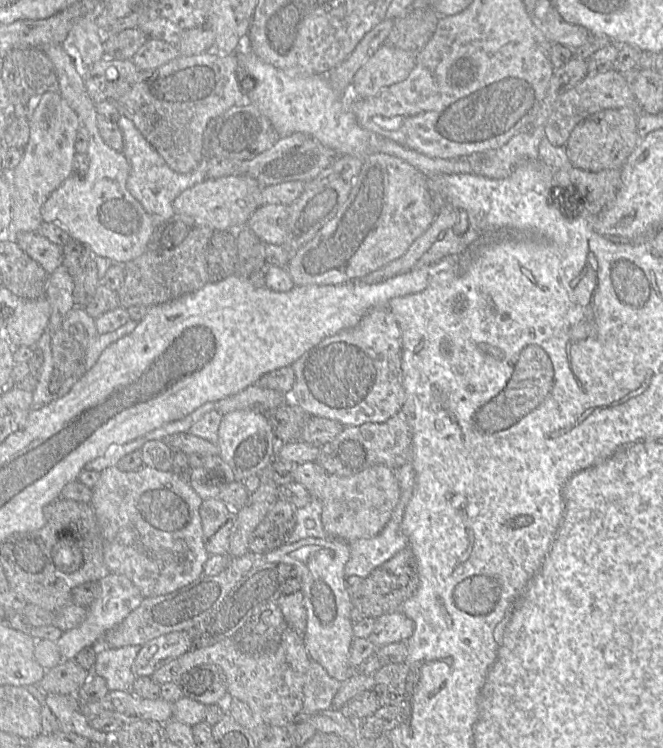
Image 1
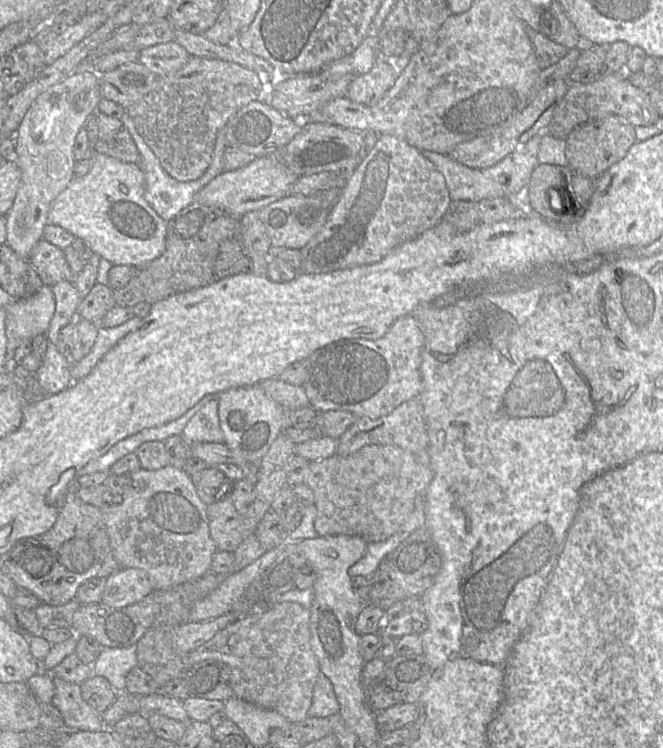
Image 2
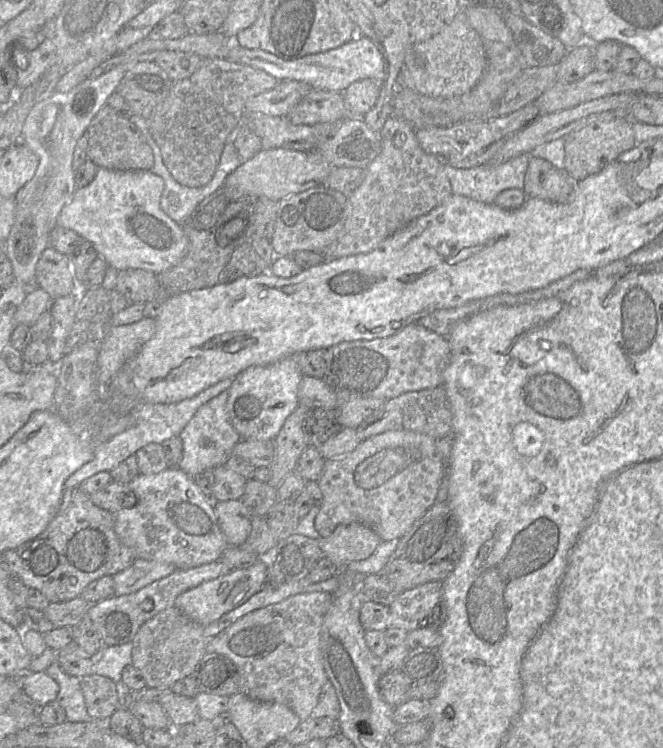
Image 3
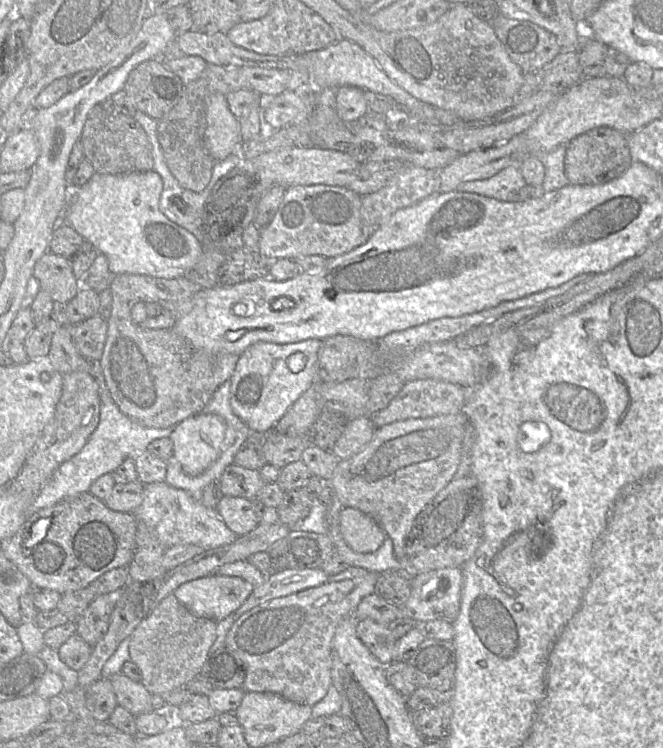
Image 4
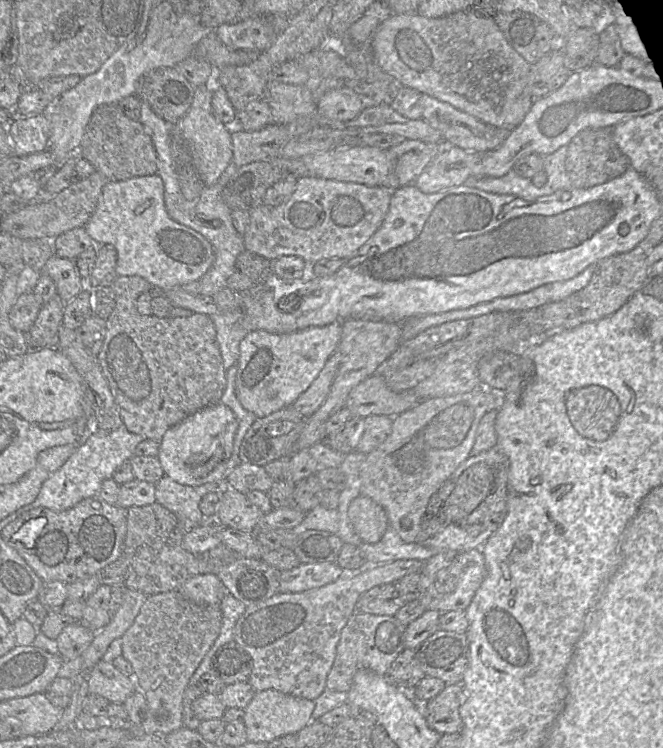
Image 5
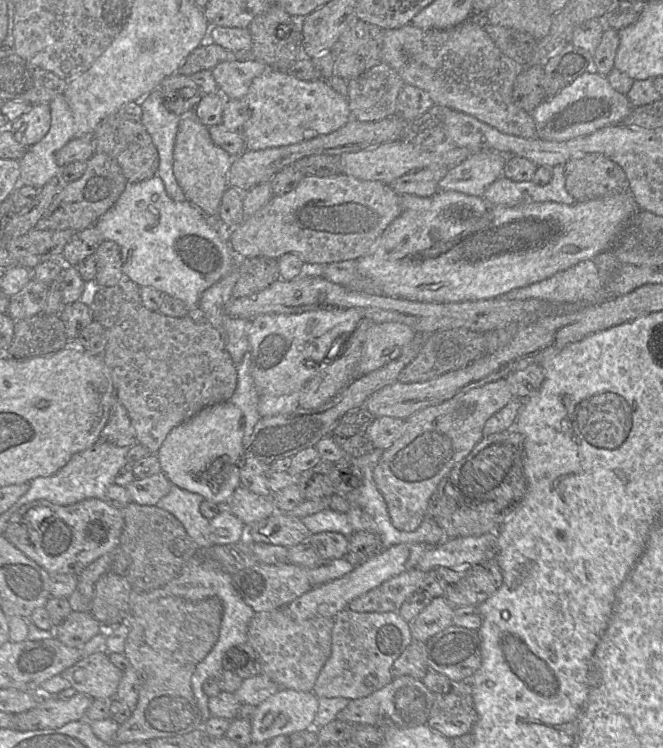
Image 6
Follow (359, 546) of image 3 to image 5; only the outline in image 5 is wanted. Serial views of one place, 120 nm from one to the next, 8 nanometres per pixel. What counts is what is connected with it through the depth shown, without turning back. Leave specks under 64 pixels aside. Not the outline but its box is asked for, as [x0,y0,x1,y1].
[348,496,389,544]

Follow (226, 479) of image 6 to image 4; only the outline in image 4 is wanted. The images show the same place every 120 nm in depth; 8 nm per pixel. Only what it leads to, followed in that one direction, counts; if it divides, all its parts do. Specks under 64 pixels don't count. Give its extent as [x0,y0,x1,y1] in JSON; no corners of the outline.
[173,413,226,475]

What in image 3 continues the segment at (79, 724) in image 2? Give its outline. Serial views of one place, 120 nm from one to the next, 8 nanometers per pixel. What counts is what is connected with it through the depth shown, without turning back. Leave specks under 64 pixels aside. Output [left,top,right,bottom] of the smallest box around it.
[45,661,92,722]

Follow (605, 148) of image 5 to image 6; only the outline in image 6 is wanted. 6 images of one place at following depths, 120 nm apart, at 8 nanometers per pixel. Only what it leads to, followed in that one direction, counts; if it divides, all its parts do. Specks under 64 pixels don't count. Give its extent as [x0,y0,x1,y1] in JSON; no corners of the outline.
[564,153,628,202]

